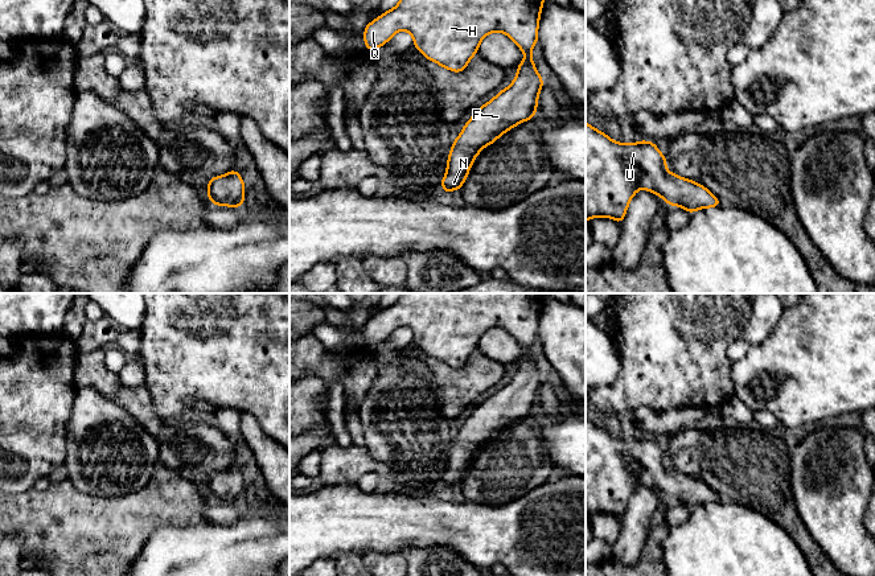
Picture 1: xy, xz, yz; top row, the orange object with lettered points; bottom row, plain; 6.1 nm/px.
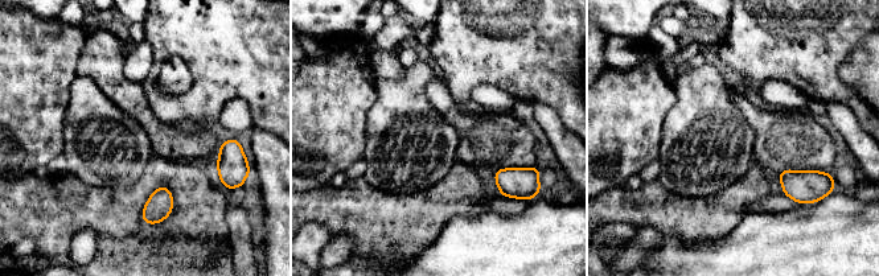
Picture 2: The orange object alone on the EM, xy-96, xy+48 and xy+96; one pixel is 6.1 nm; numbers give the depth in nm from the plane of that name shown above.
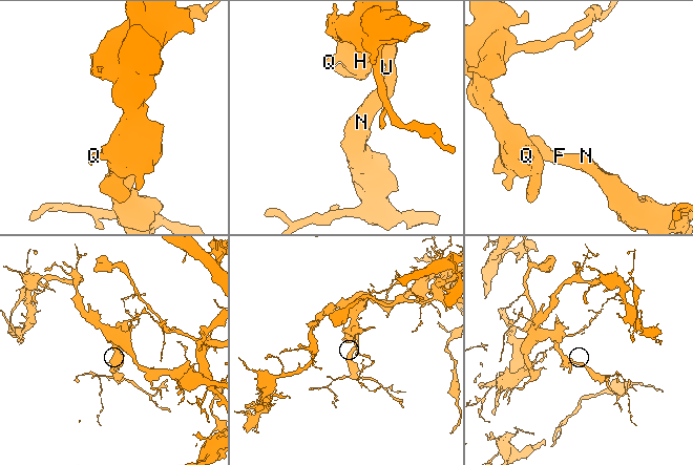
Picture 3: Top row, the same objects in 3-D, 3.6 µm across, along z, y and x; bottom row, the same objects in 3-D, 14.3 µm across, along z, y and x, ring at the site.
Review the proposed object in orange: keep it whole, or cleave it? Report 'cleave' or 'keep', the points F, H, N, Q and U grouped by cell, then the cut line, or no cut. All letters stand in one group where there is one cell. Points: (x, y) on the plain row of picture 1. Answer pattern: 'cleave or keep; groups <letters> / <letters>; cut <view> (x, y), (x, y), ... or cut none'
keep; groups F H N Q U; cut none

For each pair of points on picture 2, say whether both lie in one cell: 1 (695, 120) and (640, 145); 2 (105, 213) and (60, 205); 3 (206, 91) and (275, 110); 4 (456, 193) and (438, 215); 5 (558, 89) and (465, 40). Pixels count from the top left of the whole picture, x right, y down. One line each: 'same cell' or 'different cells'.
1: different cells
2: same cell
3: same cell
4: same cell
5: same cell

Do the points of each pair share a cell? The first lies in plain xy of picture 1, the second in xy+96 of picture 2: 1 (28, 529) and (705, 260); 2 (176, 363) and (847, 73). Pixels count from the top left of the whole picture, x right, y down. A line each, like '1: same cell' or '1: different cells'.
1: different cells
2: different cells

